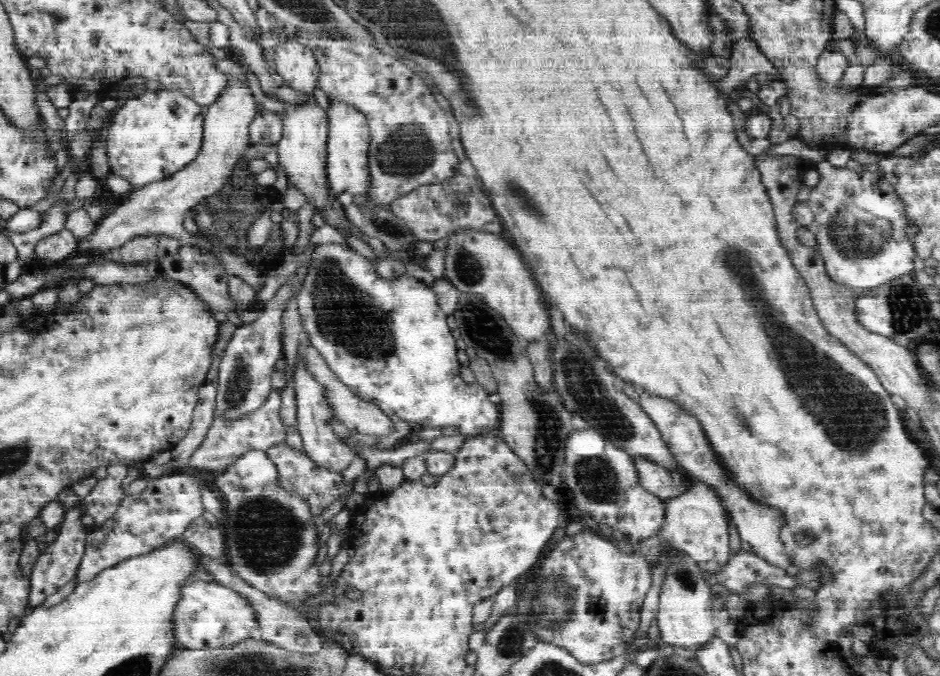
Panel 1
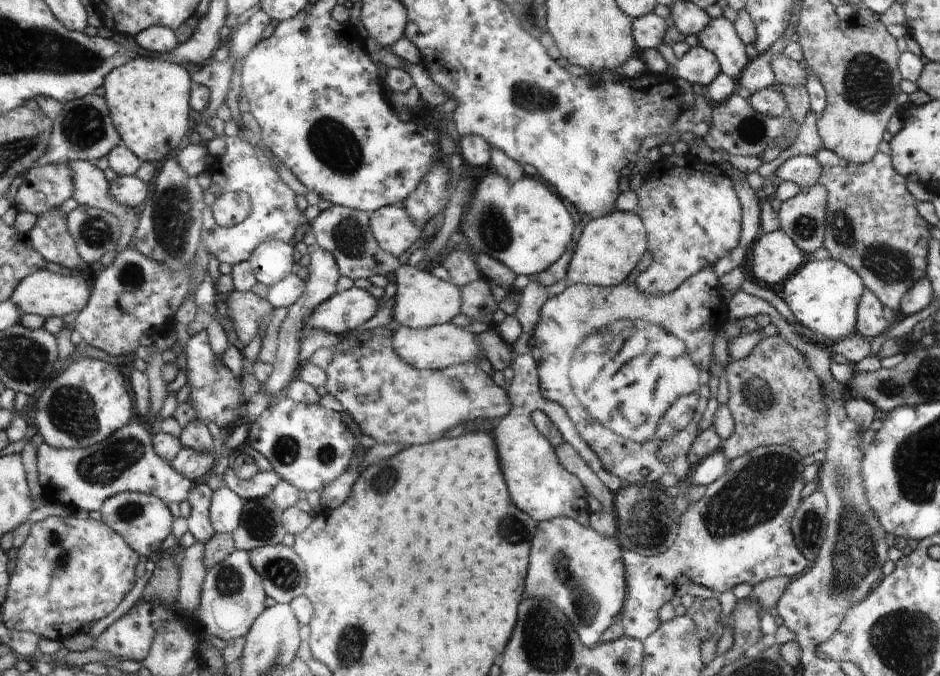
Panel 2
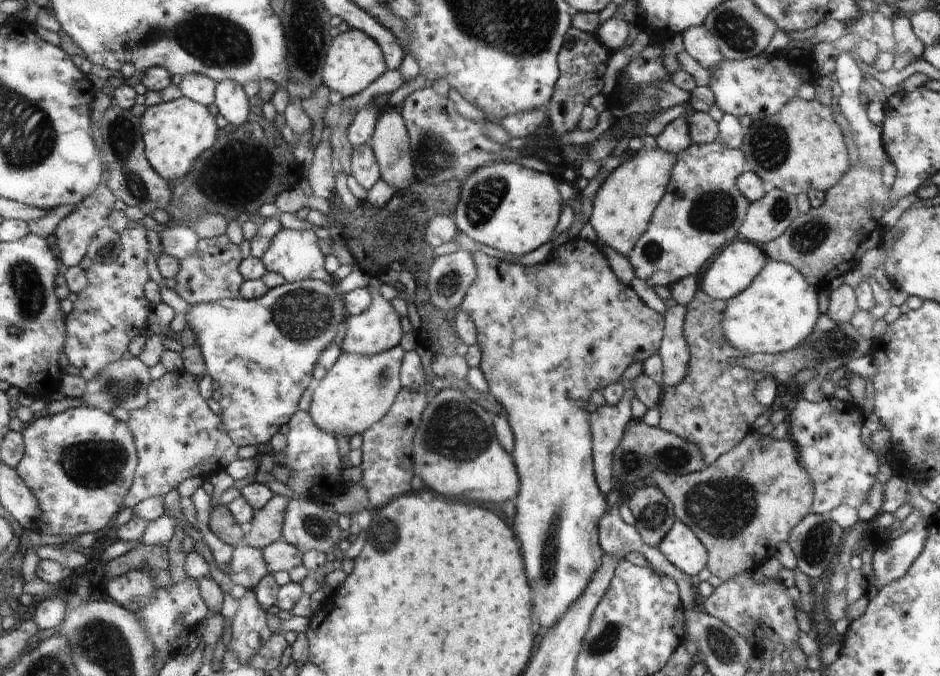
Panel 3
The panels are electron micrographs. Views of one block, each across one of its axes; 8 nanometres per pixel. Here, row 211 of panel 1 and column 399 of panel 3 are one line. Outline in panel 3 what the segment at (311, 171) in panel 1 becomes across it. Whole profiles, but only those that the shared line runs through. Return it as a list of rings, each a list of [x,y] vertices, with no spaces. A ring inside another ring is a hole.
[[[382,295],[375,296],[366,312],[349,316],[341,351],[344,354],[376,356],[398,346],[402,338],[400,319],[392,303],[384,300]]]

